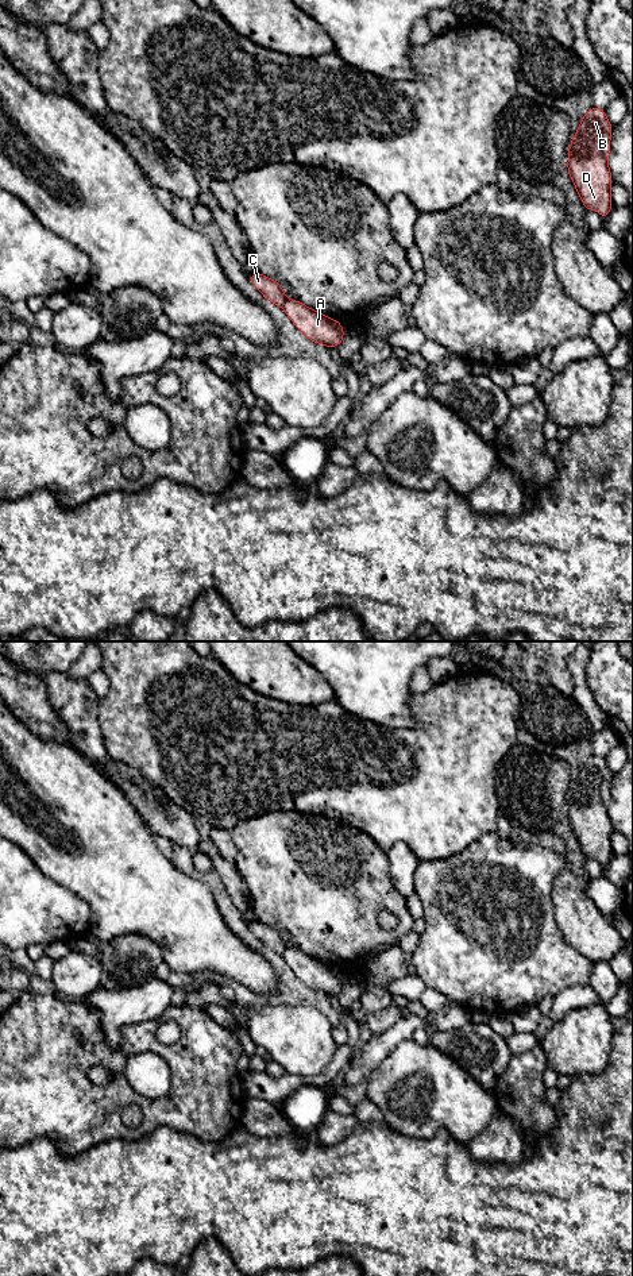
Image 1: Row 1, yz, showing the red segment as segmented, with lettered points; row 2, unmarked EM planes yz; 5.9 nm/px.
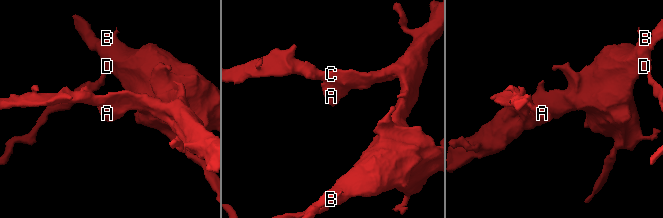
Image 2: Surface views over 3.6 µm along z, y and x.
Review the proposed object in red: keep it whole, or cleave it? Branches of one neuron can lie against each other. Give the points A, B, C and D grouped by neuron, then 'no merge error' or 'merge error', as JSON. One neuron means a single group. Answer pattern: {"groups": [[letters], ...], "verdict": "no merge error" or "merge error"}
{"groups": [["A"], ["B", "C", "D"]], "verdict": "merge error"}

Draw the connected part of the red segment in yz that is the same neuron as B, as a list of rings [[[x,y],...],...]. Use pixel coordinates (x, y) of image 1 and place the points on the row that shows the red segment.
[[[593,107],[578,126],[568,149],[567,170],[586,211],[595,209],[603,220],[613,207],[609,170],[613,126],[605,108]]]

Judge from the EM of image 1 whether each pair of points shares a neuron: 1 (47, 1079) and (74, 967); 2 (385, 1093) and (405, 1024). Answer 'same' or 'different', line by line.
1: different
2: different

